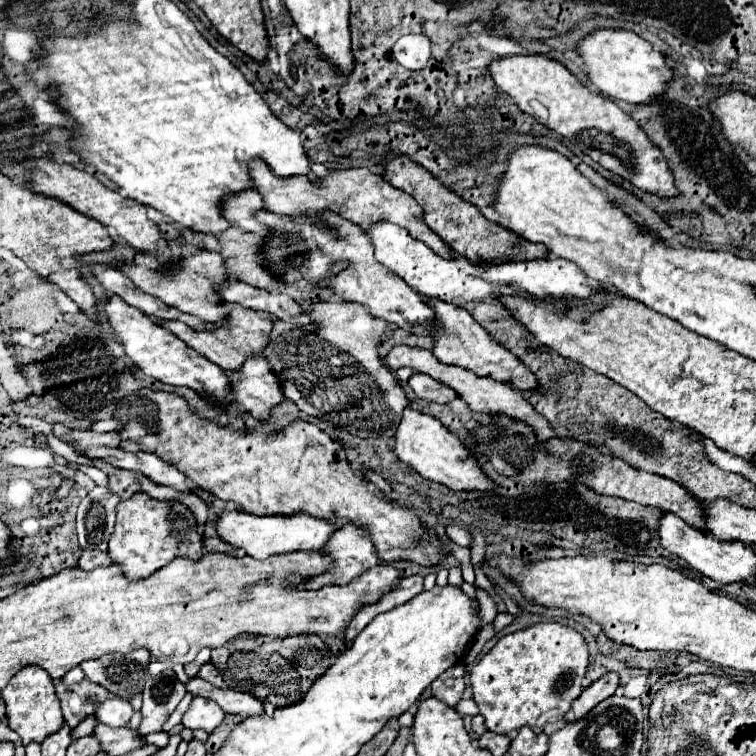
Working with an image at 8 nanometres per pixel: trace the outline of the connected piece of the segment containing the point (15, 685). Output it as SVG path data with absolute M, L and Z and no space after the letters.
M27 665L19 673L15 673L15 677L11 677L7 687L1 691L1 697L7 705L9 727L21 735L23 745L31 741L41 743L47 735L55 733L63 725L63 713L59 709L59 699L55 695L55 683L51 681L51 677L47 677L45 669L39 669L37 665Z

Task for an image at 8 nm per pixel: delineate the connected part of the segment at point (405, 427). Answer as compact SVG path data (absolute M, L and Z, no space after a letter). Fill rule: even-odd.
M411 407L403 411L401 423L395 431L395 445L393 453L399 457L399 461L411 465L419 475L425 479L431 479L435 483L443 483L449 489L455 491L485 491L491 489L491 481L483 475L483 471L477 467L477 461L469 455L469 451L463 447L463 443L449 433L441 421L437 421L431 415L423 415Z

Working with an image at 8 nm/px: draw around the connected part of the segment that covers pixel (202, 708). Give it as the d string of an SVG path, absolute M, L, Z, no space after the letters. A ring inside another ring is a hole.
M193 697L187 713L183 715L183 725L191 731L203 729L207 733L213 733L215 727L219 727L225 719L223 709L205 697Z

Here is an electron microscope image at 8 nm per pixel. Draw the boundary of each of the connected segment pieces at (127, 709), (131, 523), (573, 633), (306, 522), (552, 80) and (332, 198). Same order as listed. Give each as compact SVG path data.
M107 699L97 705L95 715L99 717L101 723L109 727L125 727L133 715L133 707L129 705L127 699Z
M135 493L135 497L123 499L117 505L115 533L109 541L109 557L123 565L127 579L143 579L163 565L171 563L175 557L201 559L203 537L197 531L195 515L177 501L155 501L145 493Z
M555 621L535 623L531 627L501 637L495 643L495 647L489 653L485 653L479 659L479 663L475 663L471 669L473 699L479 705L479 713L485 717L485 727L493 733L511 733L527 725L535 733L541 733L548 722L554 723L563 719L571 703L583 691L587 659L589 659L589 649L585 637L577 629Z
M223 511L217 521L217 533L223 541L233 547L243 547L247 555L255 559L265 559L275 553L287 551L321 551L329 537L335 533L337 525L327 519L315 519L309 513L293 513L293 515L251 515L245 511Z
M541 53L501 57L491 61L489 73L495 85L507 93L521 111L529 113L559 135L571 139L605 169L629 179L635 187L657 193L661 197L677 195L665 157L647 139L637 121L621 111L619 105L609 97L591 93L587 87L583 87L583 83L557 59Z
M251 161L251 181L253 187L263 197L263 203L267 205L267 211L281 213L281 215L299 215L309 213L315 217L323 209L331 209L339 213L343 219L349 219L363 229L367 229L375 221L391 221L399 227L405 227L411 237L423 241L429 245L435 253L441 257L449 257L449 247L425 225L423 221L423 209L419 209L417 201L411 199L411 195L403 193L401 189L387 183L377 171L369 169L333 169L325 177L319 179L319 183L309 181L309 177L275 177L271 169L267 169L265 161Z

